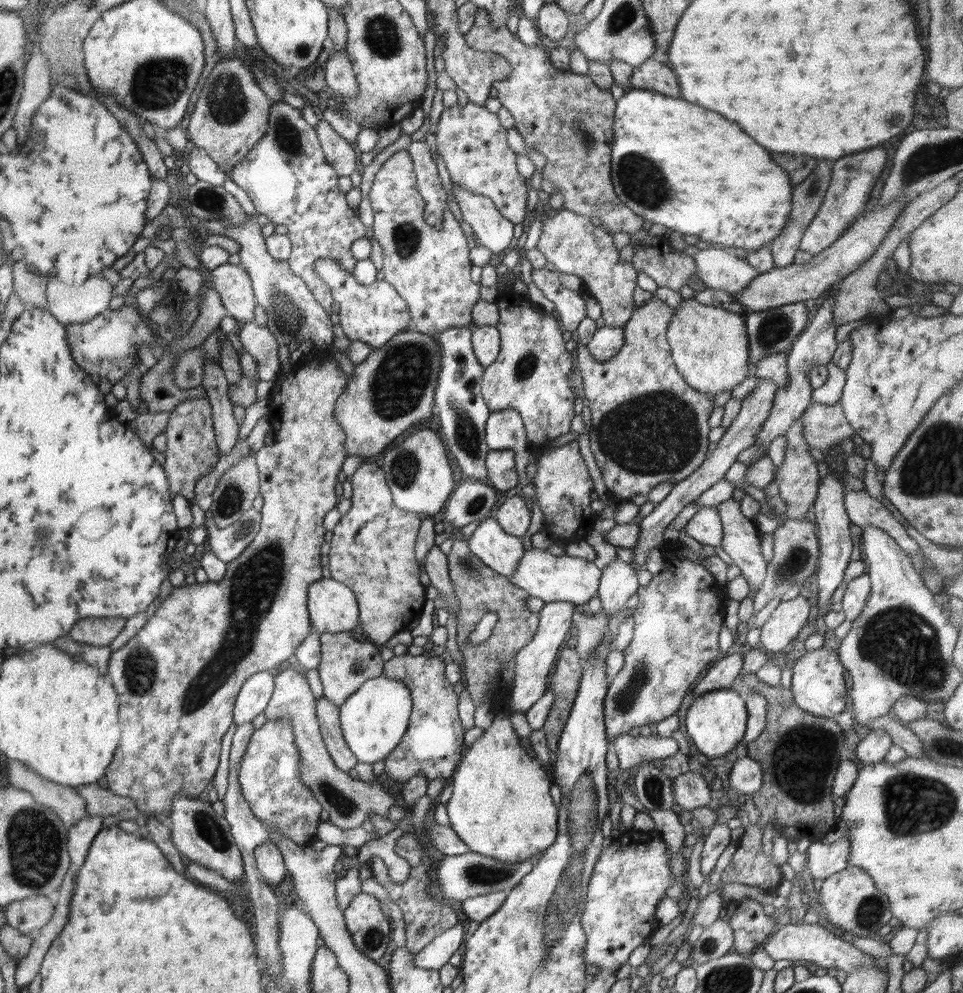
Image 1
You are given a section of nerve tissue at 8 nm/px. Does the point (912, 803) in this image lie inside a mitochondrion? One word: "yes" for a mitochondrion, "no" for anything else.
yes

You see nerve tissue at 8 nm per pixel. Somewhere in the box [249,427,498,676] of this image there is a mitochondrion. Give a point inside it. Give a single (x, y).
(403, 469)

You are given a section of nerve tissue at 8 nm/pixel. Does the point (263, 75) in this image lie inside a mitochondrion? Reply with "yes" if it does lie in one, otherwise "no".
yes

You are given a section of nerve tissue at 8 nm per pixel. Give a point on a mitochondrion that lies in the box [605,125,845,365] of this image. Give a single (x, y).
(639, 178)

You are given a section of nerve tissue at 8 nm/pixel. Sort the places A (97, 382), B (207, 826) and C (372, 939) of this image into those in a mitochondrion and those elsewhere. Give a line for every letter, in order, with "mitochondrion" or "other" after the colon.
A: other
B: mitochondrion
C: mitochondrion

